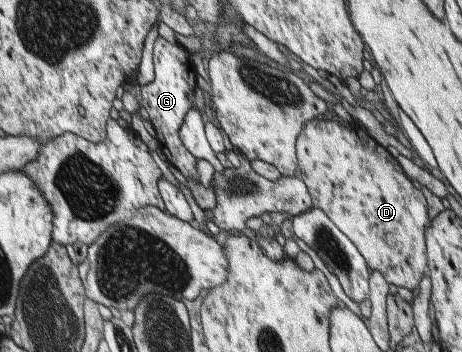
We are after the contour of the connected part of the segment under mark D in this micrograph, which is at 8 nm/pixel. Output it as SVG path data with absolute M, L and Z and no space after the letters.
M329 119L310 120L298 139L299 178L309 189L313 197L313 207L323 214L351 241L359 254L364 258L366 266L379 272L383 280L396 287L414 291L421 277L428 275L424 232L429 226L427 204L423 194L413 188L413 184L405 178L403 170L393 164L389 154L379 146L371 144L359 124L342 126Z

